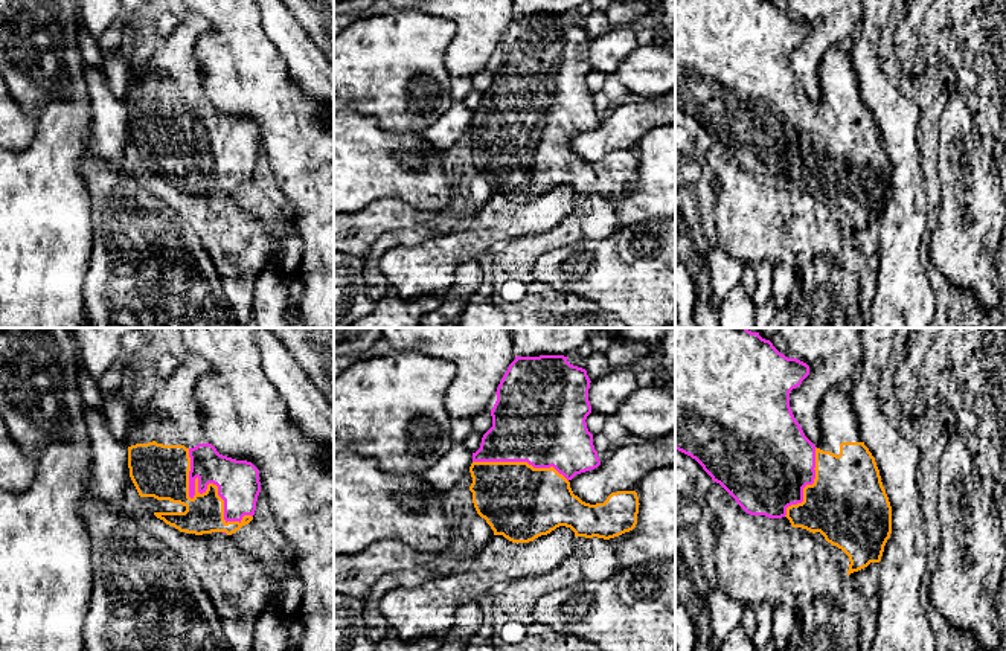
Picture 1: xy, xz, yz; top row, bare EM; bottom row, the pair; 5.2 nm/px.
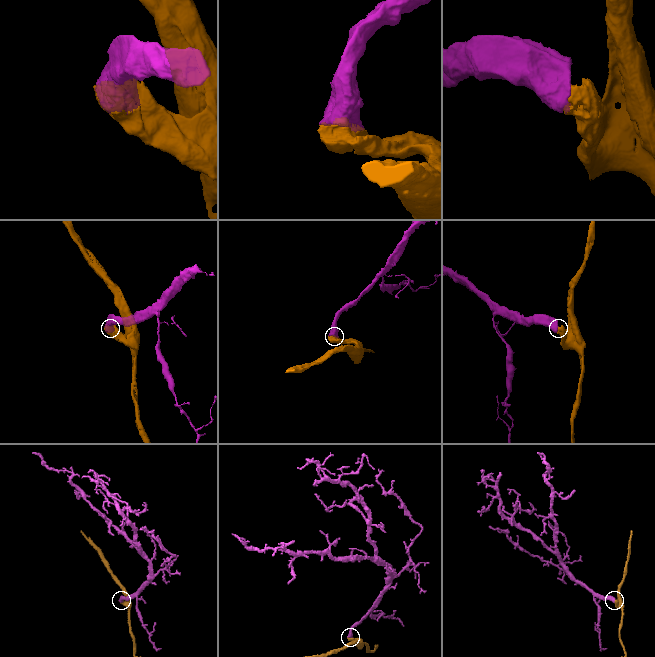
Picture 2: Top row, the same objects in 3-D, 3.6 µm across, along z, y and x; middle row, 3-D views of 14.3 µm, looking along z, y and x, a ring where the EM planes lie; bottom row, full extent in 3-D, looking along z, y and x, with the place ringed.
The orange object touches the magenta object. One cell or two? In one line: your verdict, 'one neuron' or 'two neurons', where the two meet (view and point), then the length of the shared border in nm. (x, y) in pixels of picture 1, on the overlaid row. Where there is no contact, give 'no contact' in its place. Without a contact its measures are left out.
one neuron; meets orange in xy at (209, 484); contact 500 nm long

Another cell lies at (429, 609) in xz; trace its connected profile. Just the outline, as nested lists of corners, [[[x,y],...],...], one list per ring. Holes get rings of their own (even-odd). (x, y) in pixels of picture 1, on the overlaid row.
[[[565,526],[529,543],[494,535],[466,572],[434,576],[412,588],[398,585],[384,595],[380,604],[384,624],[401,639],[444,634],[462,605],[476,602],[500,582],[547,575],[575,550],[575,532]]]

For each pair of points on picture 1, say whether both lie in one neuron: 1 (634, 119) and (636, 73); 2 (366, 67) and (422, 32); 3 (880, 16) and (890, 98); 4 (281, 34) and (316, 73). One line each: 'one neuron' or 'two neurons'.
1: two neurons
2: one neuron
3: one neuron
4: one neuron

